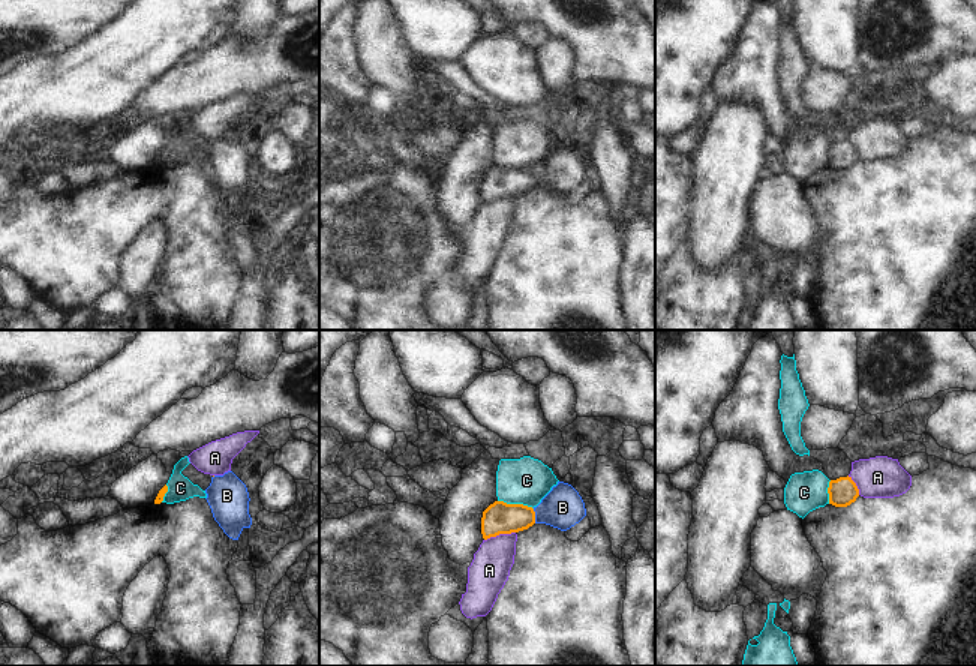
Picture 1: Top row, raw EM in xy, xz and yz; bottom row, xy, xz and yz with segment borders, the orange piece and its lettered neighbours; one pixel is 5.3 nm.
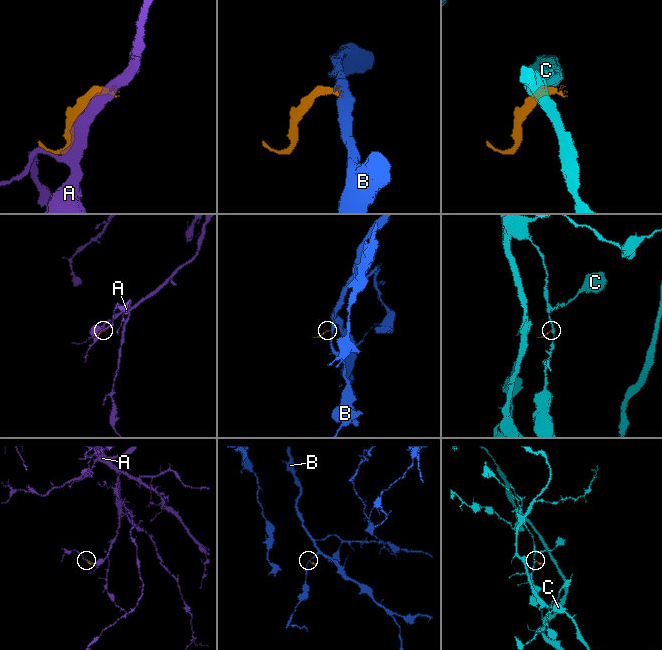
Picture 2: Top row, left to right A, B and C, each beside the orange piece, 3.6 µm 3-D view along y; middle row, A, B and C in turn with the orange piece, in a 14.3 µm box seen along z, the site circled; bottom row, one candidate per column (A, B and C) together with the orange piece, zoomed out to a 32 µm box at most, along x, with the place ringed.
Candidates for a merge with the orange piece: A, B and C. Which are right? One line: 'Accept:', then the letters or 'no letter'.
Accept: B

